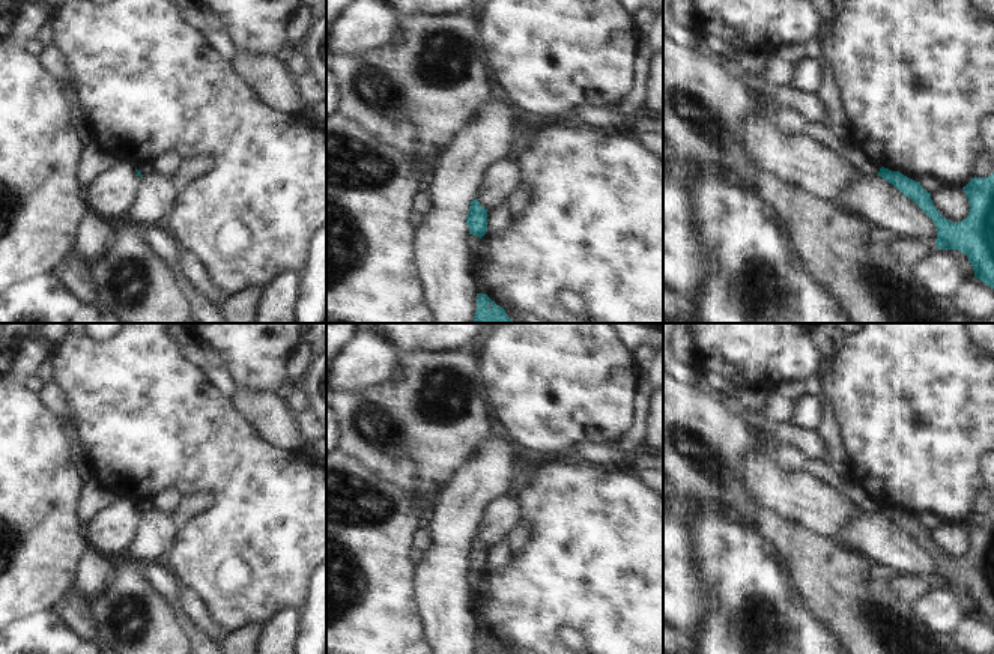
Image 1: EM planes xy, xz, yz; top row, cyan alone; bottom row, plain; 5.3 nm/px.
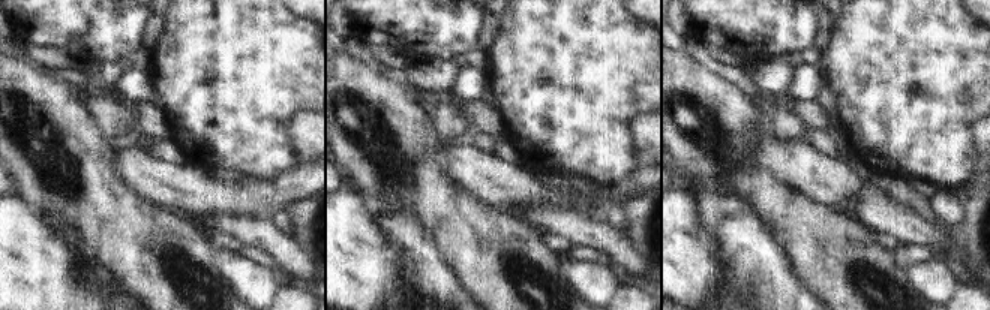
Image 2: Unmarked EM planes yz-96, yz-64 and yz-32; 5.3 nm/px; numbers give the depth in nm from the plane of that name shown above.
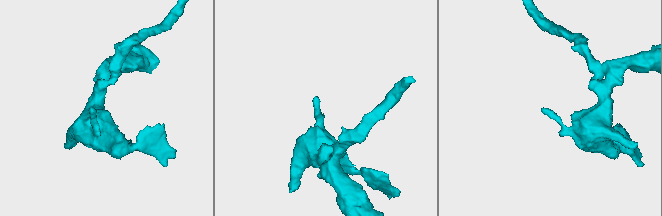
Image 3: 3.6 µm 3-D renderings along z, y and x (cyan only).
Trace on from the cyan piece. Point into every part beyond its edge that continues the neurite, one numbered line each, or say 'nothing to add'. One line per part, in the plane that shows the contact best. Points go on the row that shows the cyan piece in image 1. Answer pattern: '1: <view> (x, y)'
nothing to add

